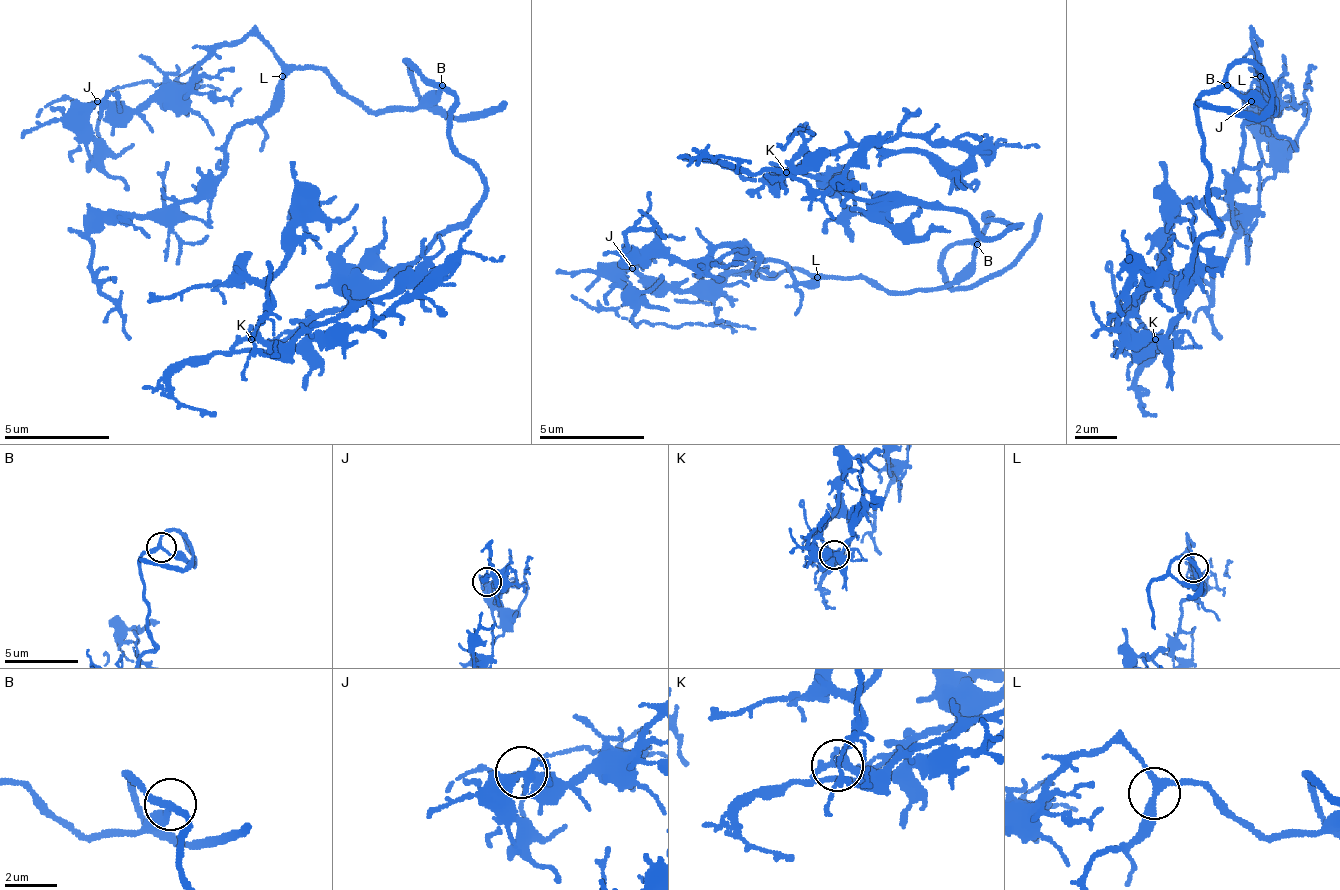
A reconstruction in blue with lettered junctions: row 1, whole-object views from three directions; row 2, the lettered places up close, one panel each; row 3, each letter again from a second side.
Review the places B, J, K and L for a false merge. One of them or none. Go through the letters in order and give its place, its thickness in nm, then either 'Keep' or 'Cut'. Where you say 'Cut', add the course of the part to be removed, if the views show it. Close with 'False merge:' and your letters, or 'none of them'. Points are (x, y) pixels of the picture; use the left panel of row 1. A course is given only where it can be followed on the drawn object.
B: Place: (442, 85). Thickness 240 nm. Keep
J: Place: (97, 101). Thickness 320 nm. Keep
K: Place: (251, 339). Thickness 280 nm. Keep
L: Place: (282, 76). Thickness 240 nm. Keep
False merge: none of them

